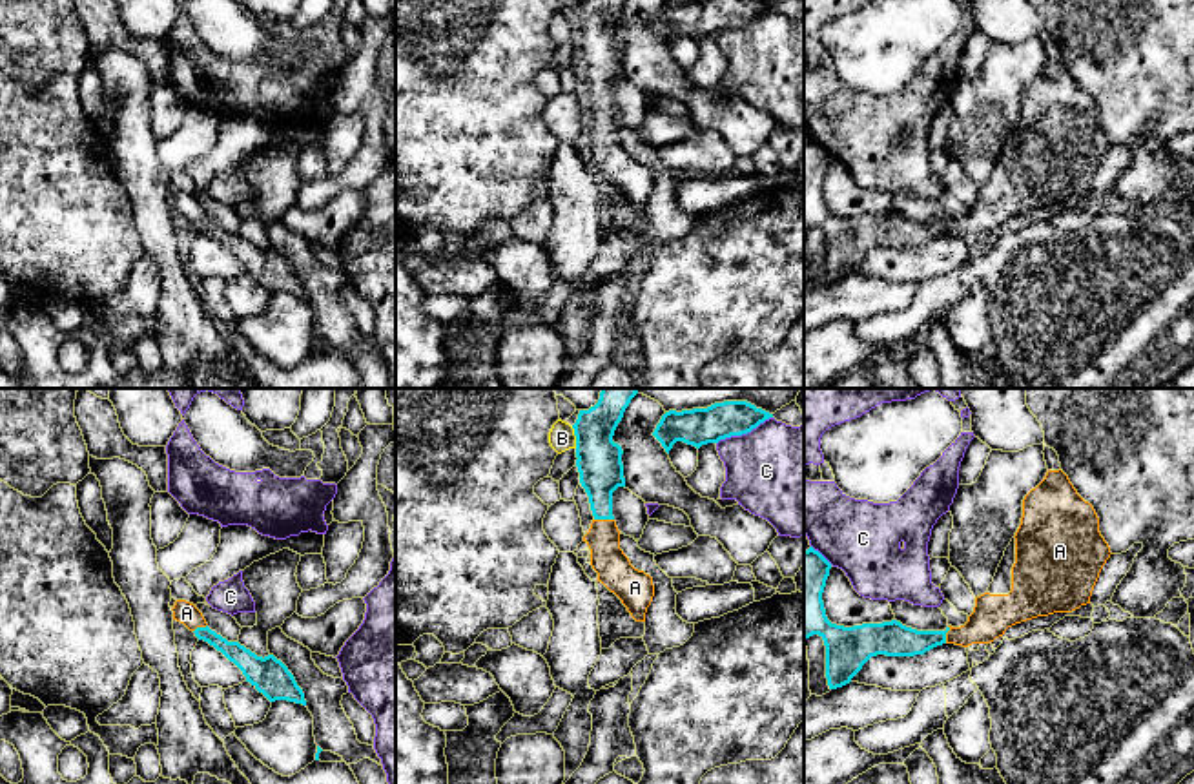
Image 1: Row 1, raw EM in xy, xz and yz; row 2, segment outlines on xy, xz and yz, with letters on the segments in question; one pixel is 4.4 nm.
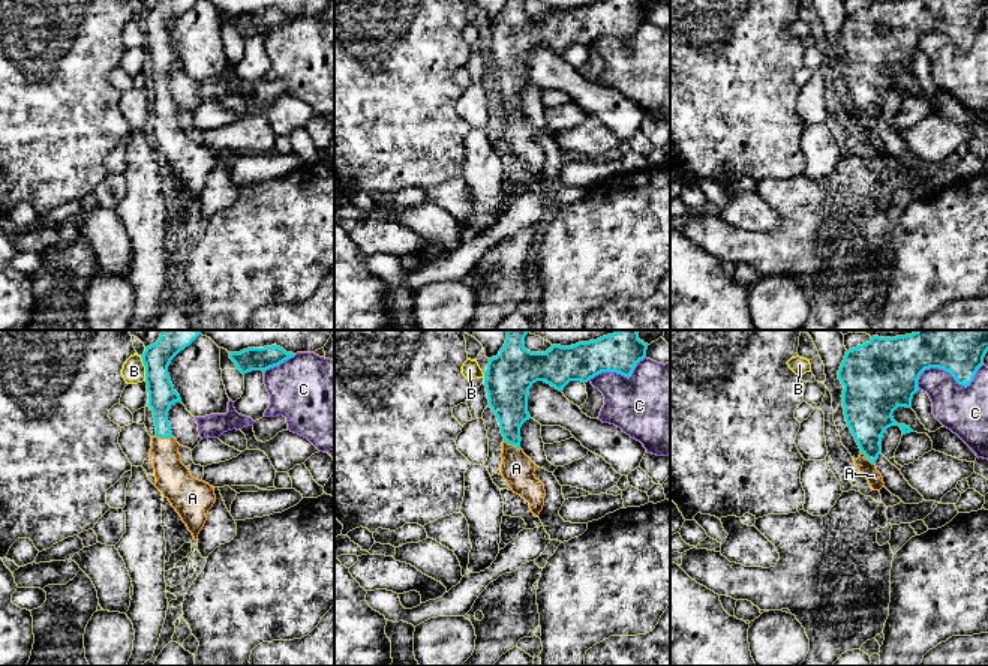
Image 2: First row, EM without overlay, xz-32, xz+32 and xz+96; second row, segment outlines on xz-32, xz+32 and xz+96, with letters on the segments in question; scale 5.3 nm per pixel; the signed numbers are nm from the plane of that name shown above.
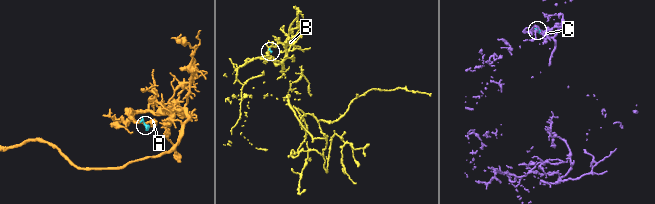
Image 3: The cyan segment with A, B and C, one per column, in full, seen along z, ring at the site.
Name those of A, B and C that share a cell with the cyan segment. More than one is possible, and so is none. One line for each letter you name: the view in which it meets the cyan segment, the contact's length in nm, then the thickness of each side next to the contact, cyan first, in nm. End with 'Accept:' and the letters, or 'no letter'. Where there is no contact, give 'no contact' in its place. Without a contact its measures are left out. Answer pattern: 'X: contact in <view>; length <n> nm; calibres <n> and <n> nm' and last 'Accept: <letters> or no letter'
A: contact in xz; length 90 nm; calibres 200 and 160 nm
Accept: A

